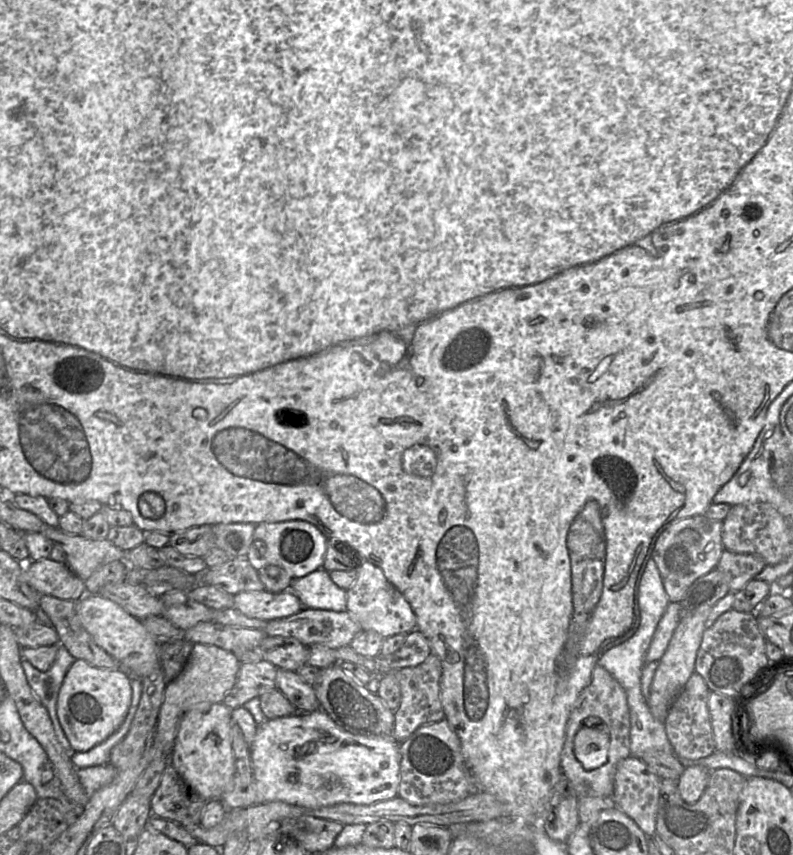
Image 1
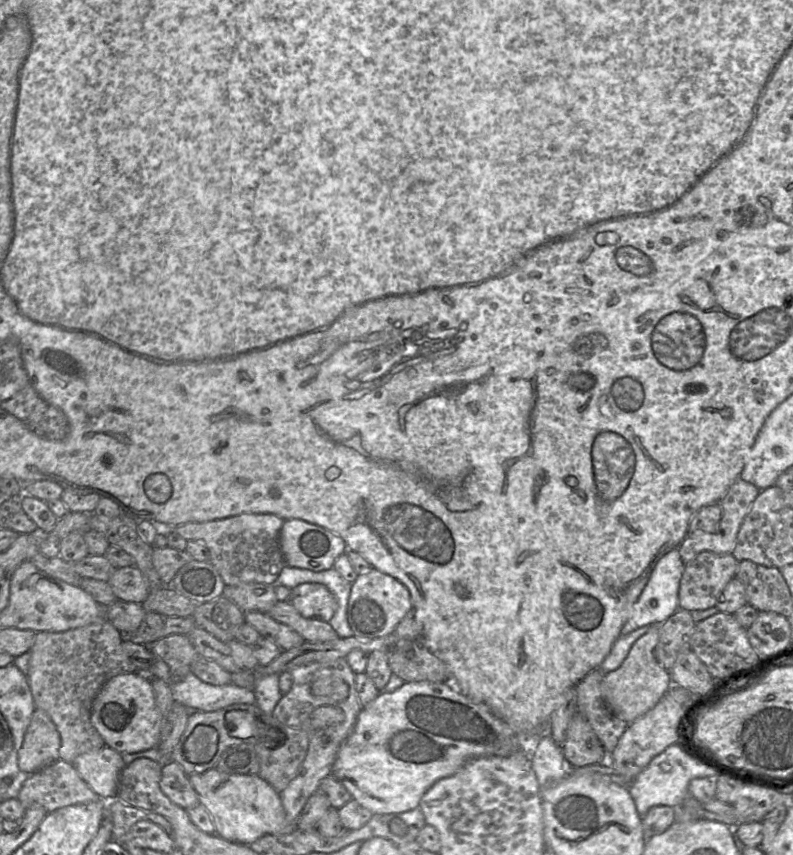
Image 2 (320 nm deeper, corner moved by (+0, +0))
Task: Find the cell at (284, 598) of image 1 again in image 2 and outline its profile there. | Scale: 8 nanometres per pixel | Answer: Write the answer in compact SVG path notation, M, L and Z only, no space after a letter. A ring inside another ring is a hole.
M303 583L291 589L289 603L304 618L330 621L336 609L334 595L320 583Z

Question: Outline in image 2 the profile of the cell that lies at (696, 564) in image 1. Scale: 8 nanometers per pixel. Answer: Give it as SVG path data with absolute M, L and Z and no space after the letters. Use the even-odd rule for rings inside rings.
M738 477L718 502L722 508L722 516L717 529L714 532L689 532L678 546L683 563L686 565L703 551L711 551L717 554L732 553L741 524L759 493L760 489L757 486Z

